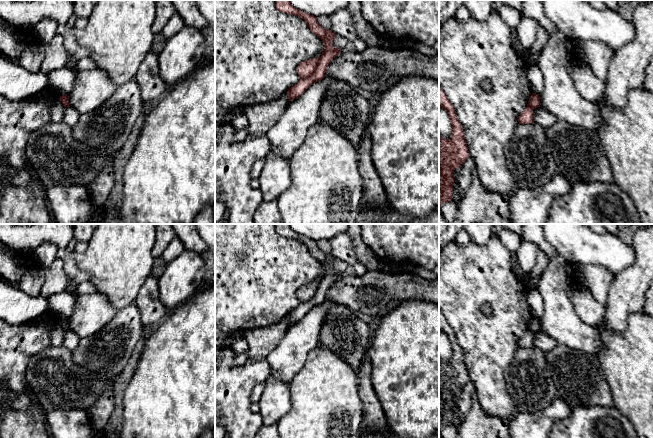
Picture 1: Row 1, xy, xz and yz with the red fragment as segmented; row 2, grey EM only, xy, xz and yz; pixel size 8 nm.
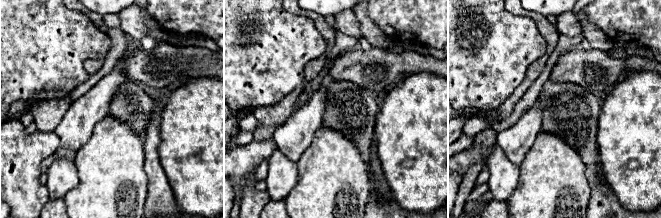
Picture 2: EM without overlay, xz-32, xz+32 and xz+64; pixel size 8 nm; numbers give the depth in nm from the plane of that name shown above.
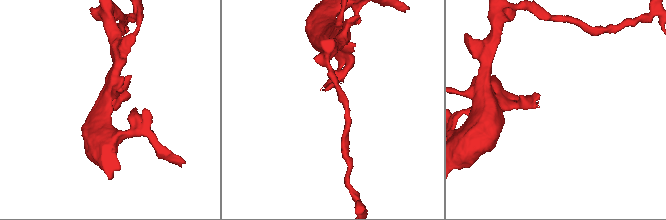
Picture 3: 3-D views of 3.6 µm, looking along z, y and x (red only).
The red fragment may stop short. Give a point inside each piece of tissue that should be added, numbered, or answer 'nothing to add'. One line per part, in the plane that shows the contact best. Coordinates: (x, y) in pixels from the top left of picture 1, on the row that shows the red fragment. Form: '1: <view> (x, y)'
1: xz (261, 117)

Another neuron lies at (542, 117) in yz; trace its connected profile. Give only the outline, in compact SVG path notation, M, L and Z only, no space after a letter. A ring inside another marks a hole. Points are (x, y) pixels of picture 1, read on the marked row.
M542 107L536 108L533 119L534 123L537 123L544 128L550 127L559 121L559 119L554 114L543 109Z

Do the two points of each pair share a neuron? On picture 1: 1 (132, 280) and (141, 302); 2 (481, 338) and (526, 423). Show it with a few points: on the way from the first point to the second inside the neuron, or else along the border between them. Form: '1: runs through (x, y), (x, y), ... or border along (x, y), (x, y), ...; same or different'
1: border along (149, 274), (133, 302); different
2: border along (516, 411), (509, 420); different

